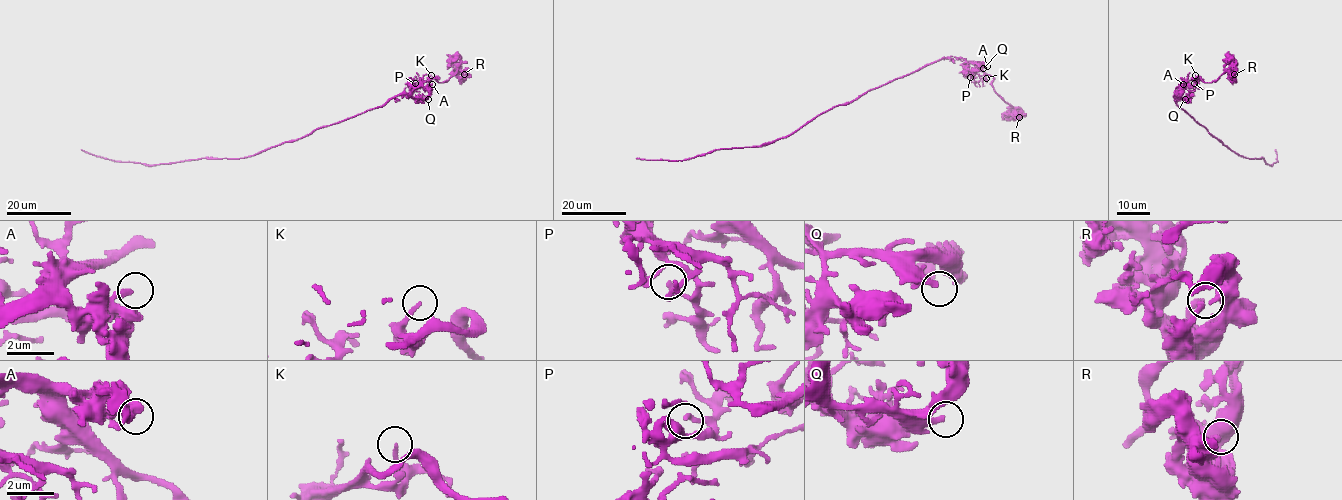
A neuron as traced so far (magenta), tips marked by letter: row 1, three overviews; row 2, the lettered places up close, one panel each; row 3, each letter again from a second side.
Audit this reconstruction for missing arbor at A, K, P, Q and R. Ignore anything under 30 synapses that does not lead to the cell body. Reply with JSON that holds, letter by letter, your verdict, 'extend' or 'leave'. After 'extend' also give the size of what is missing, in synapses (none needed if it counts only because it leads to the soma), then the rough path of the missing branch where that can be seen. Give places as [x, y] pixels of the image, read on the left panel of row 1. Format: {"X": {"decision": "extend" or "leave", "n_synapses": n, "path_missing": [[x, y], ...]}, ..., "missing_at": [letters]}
{"A": {"decision": "leave"}, "K": {"decision": "leave"}, "P": {"decision": "leave"}, "Q": {"decision": "extend", "n_synapses": 60, "path_missing": [[428, 99], [435, 89], [432, 80]]}, "R": {"decision": "leave"}, "missing_at": ["Q"]}

